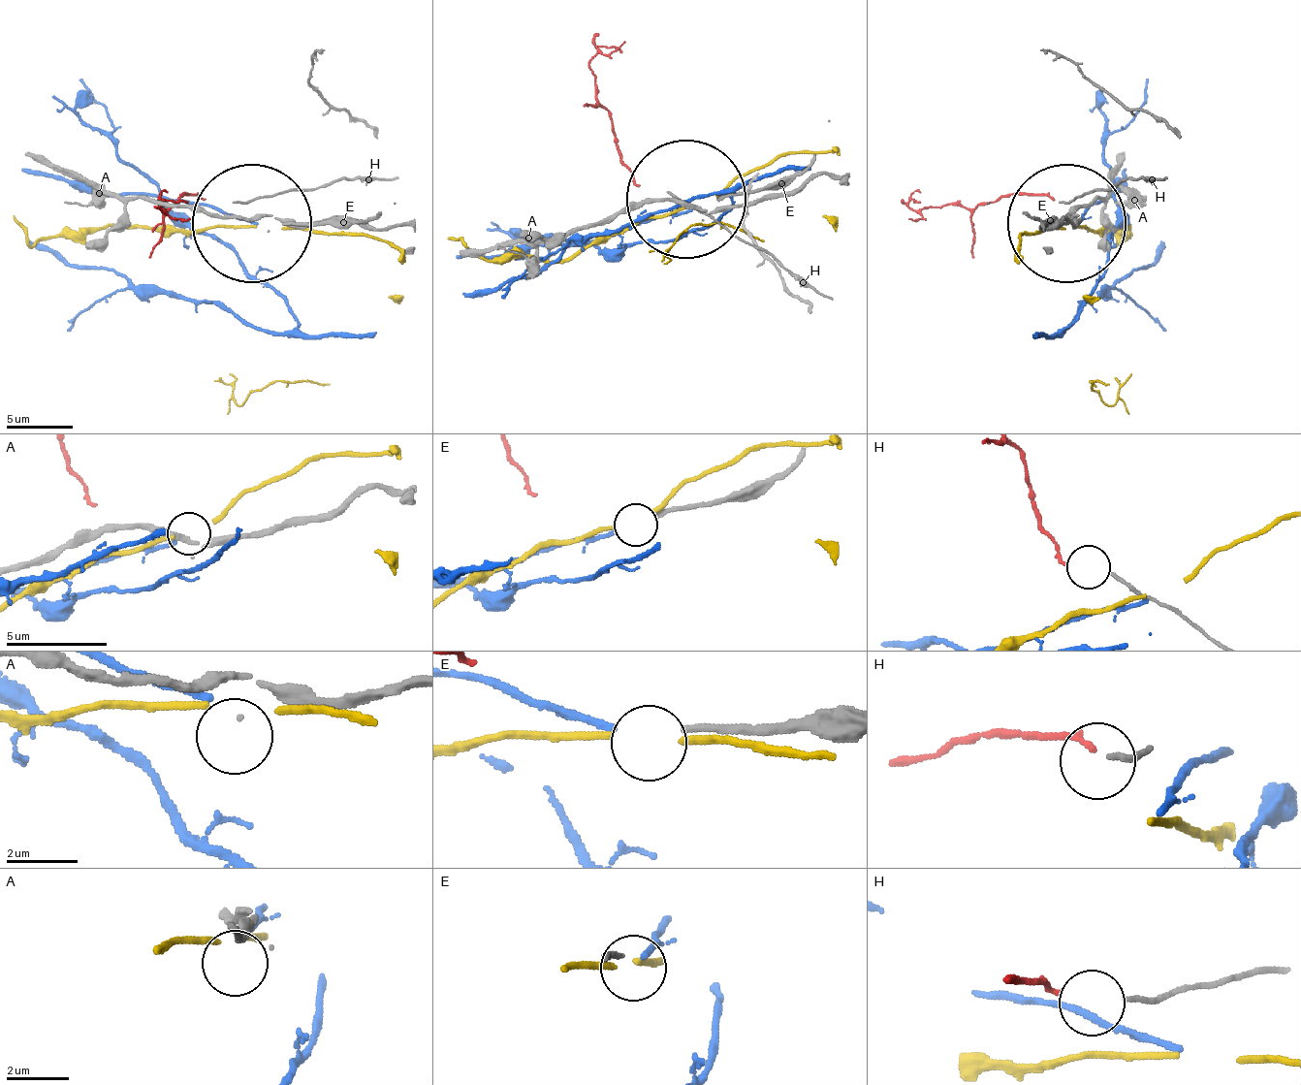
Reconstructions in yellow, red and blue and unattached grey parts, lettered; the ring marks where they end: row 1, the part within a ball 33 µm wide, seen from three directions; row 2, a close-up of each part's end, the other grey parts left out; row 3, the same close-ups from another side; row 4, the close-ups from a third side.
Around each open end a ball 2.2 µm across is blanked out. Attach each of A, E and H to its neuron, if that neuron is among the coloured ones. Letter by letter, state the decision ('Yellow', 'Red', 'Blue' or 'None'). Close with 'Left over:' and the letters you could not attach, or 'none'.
A: None
E: Blue
H: Red
Left over: A

